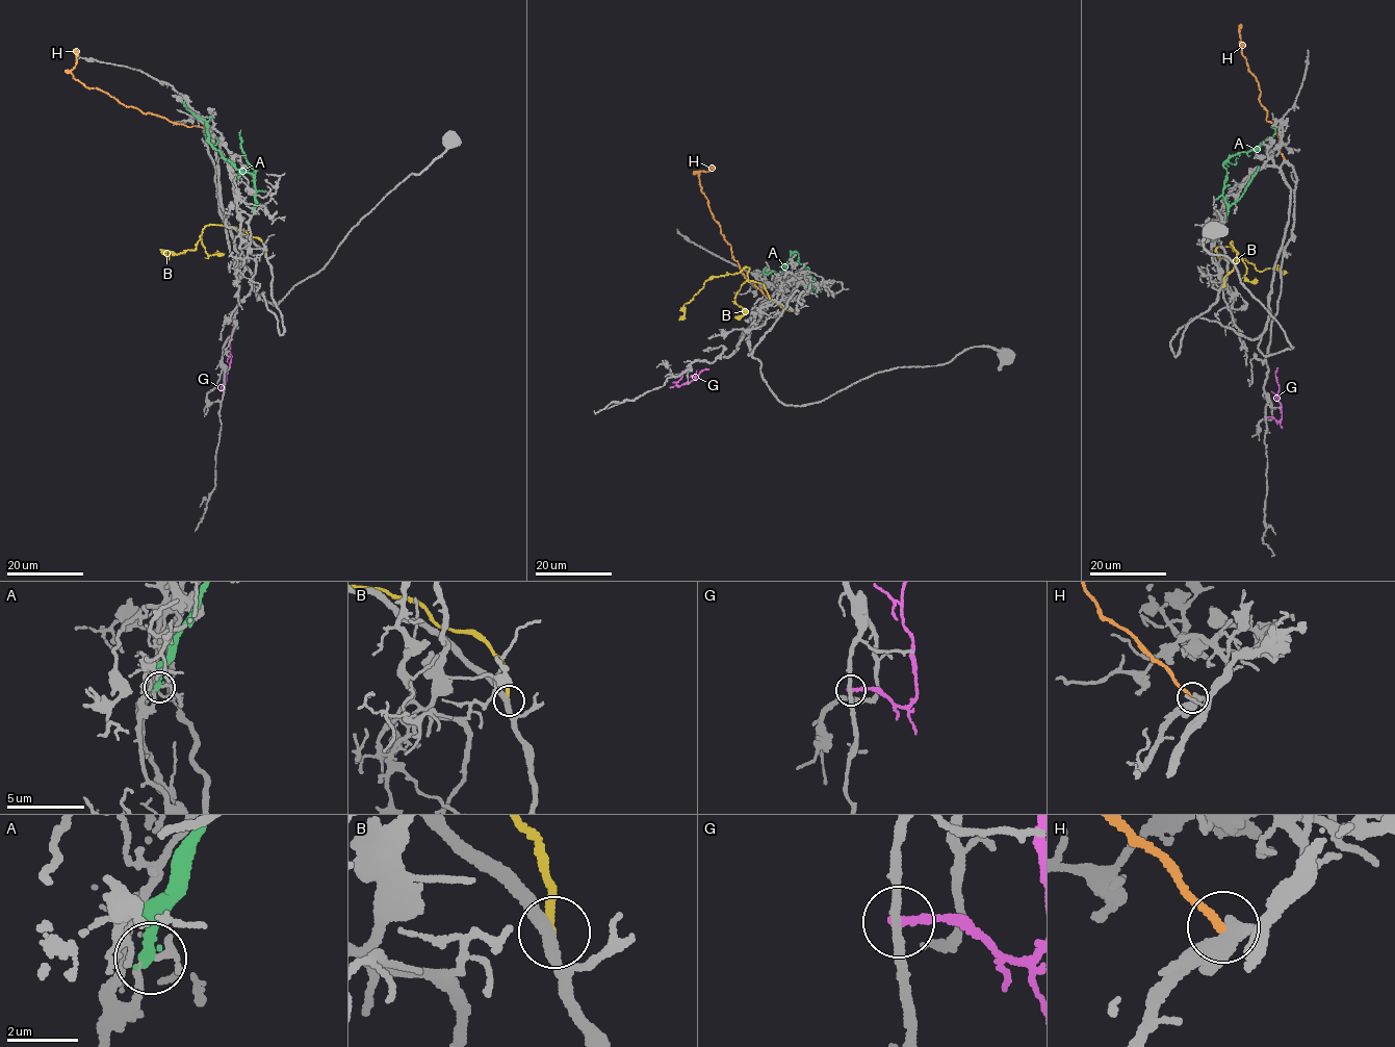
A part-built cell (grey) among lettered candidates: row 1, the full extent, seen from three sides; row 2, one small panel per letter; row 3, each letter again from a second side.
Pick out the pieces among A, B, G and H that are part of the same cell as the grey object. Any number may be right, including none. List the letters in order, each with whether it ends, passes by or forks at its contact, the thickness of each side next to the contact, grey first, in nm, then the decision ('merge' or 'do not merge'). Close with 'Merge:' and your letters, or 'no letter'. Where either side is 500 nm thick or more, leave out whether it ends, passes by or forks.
A: it ends there; 180 nm thick on the grey side, 360 nm on the other; do not merge
B: it ends there; 340 nm thick on the grey side, 240 nm on the other; do not merge
G: it ends there; 240 nm thick on the grey side, 240 nm on the other; do not merge
H: it ends there; 440 nm thick on the grey side, 220 nm on the other; do not merge
Merge: no letter

